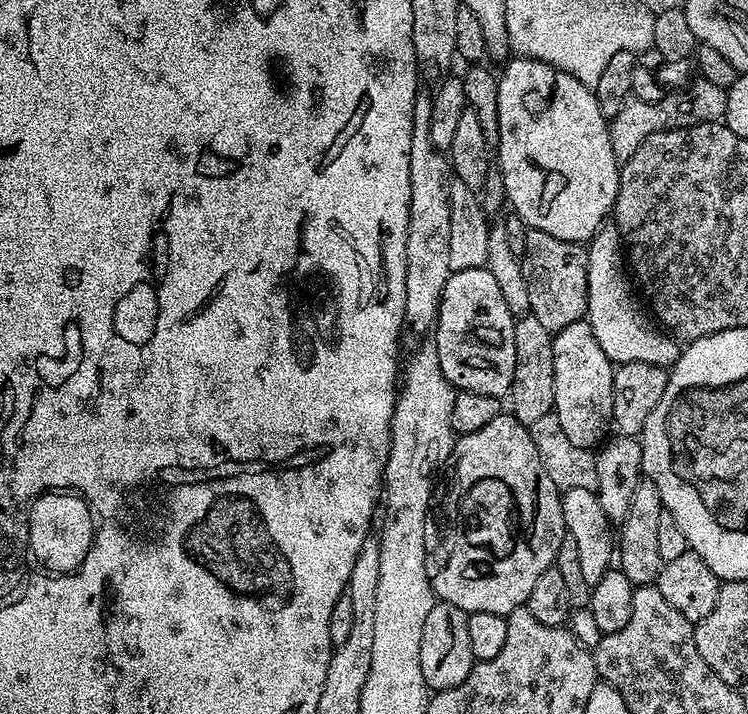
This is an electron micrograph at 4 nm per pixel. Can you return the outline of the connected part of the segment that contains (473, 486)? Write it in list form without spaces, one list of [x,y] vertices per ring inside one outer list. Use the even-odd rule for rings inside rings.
[[[511,414],[496,416],[487,426],[482,426],[482,430],[460,436],[453,443],[451,458],[460,460],[458,491],[464,533],[454,545],[456,556],[452,556],[452,564],[431,577],[432,591],[443,603],[458,606],[466,613],[485,612],[507,617],[515,608],[527,605],[530,590],[534,590],[534,582],[538,582],[542,570],[556,563],[558,546],[562,546],[566,535],[561,489],[550,482],[542,458],[538,458],[529,425],[518,422],[518,418]]]

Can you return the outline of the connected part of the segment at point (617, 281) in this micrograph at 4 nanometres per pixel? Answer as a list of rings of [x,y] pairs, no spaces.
[[[615,223],[603,224],[591,240],[587,241],[586,247],[588,249],[586,319],[590,330],[594,330],[594,338],[598,338],[598,346],[602,346],[602,350],[605,351],[606,358],[610,358],[616,366],[630,362],[650,362],[654,366],[671,369],[676,359],[680,357],[681,345],[667,331],[657,327],[653,317],[645,309],[645,313],[640,309],[641,301],[626,271],[626,256],[622,251],[620,231],[617,230]]]

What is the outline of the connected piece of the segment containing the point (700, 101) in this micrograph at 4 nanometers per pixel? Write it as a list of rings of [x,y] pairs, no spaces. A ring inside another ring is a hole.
[[[699,78],[689,88],[680,88],[677,92],[669,91],[658,102],[642,102],[635,98],[629,98],[618,110],[618,114],[610,117],[608,133],[610,134],[610,146],[614,150],[614,158],[617,162],[623,162],[650,138],[650,134],[658,134],[675,128],[689,128],[695,124],[705,124],[711,120],[723,121],[726,110],[726,90],[722,86],[714,86],[714,82],[706,82]]]

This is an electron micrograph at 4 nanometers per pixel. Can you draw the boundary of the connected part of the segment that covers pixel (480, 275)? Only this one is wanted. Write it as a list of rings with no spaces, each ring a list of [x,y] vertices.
[[[486,266],[453,272],[440,295],[440,309],[434,323],[438,362],[442,362],[442,374],[446,374],[452,387],[462,392],[503,397],[511,389],[514,378],[515,325],[516,320],[506,306],[506,298],[502,298],[502,293],[498,291],[498,281]]]

